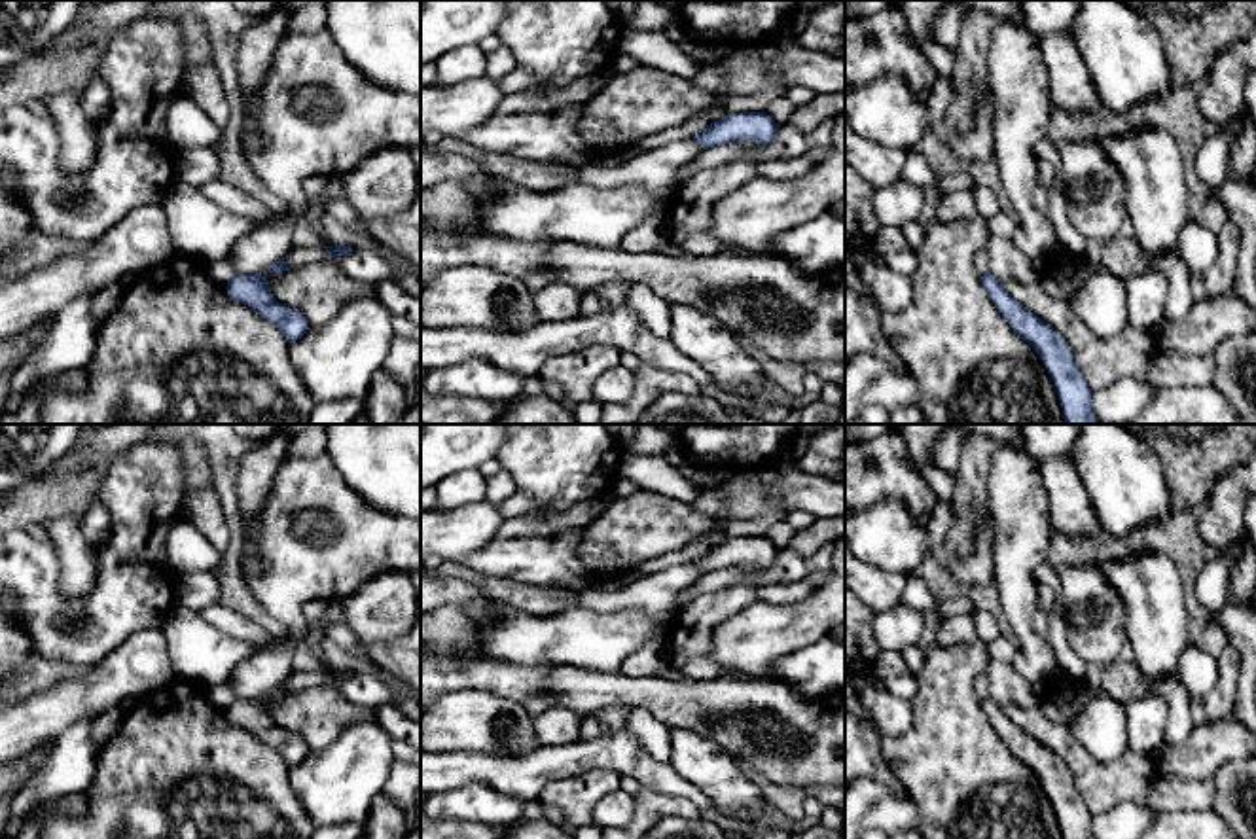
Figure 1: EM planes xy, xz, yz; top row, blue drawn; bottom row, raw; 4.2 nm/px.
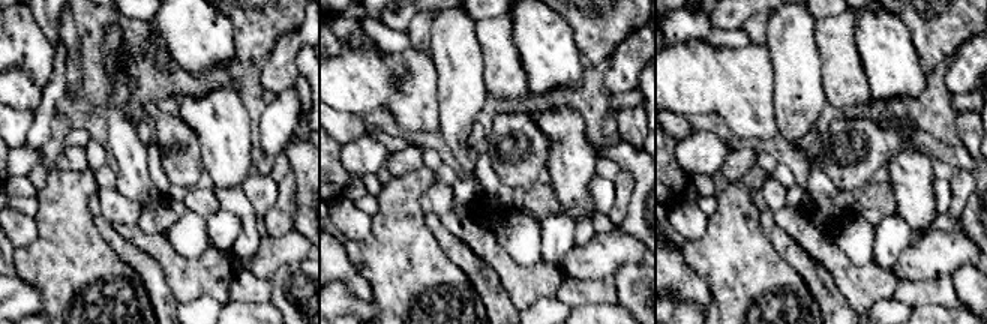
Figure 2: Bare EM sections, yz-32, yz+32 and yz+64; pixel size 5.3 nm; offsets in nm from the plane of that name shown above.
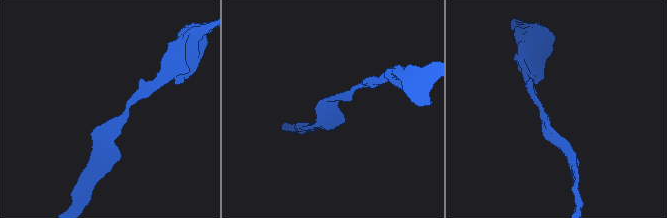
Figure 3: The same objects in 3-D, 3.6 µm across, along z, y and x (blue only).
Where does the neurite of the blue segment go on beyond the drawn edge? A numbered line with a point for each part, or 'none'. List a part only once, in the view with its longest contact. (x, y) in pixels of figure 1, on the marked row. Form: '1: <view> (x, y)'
none

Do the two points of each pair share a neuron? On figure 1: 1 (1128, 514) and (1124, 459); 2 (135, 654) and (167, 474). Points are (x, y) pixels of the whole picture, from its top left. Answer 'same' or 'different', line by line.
1: same
2: different

